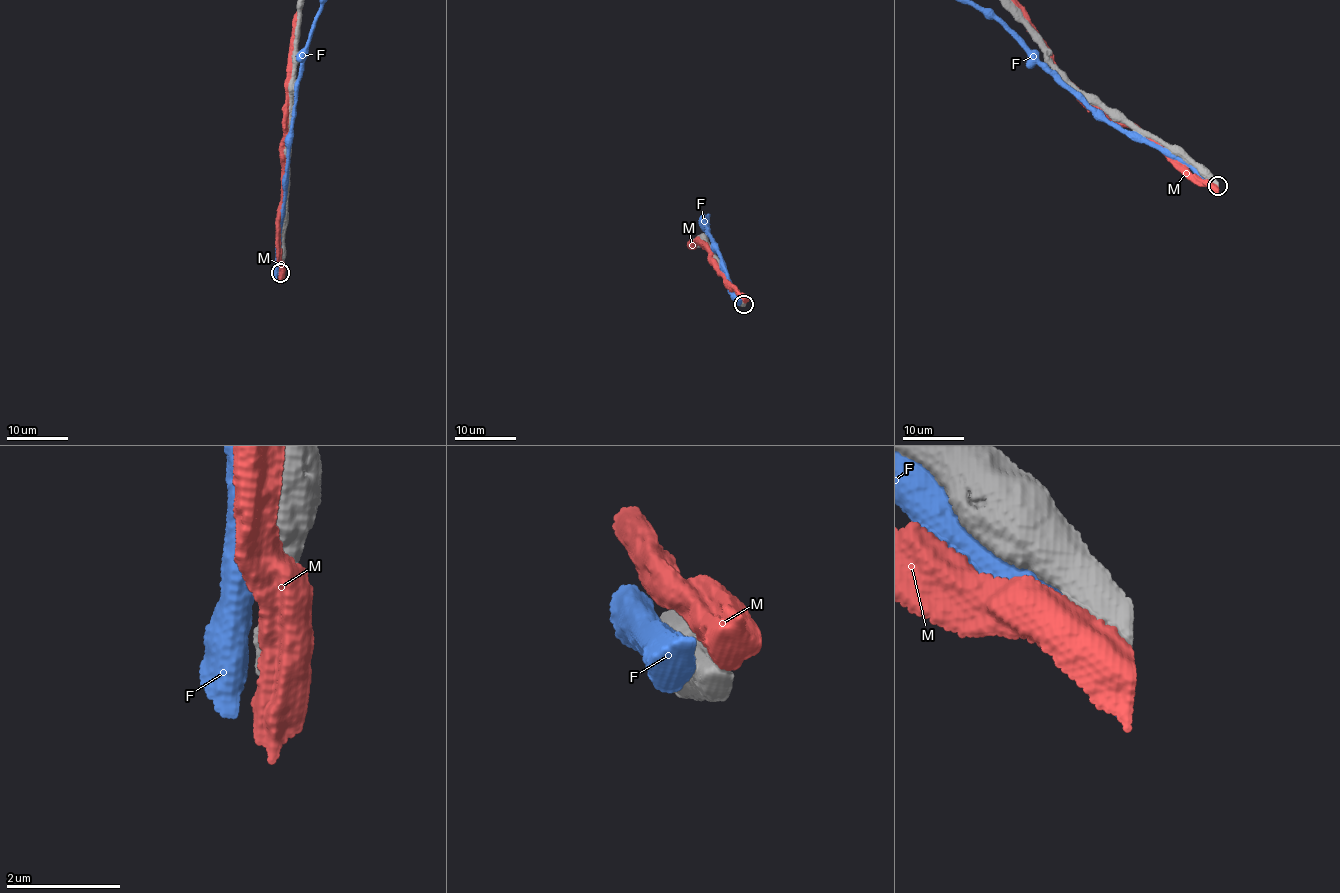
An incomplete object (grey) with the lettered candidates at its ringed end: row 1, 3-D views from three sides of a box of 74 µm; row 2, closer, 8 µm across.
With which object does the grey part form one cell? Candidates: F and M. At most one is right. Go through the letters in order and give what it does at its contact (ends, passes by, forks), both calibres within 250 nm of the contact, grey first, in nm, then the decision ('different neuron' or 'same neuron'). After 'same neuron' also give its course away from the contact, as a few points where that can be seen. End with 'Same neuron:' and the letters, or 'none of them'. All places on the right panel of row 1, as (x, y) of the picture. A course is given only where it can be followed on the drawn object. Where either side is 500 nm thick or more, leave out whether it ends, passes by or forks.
F: 650 nm thick on the grey side, 550 nm on the other; different neuron
M: 650 nm thick on the grey side, 550 nm on the other; different neuron
Same neuron: none of them

